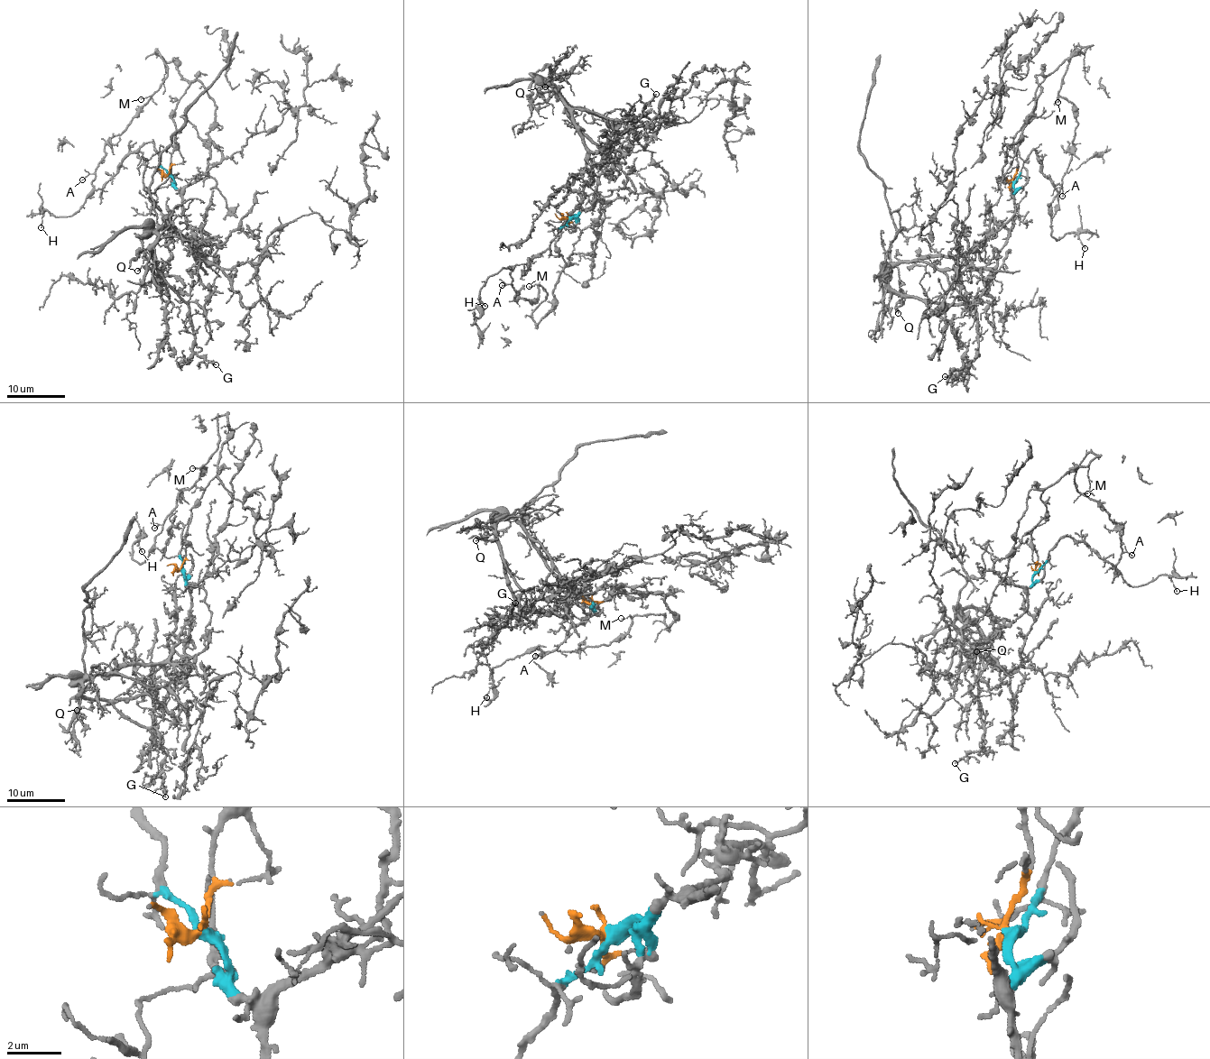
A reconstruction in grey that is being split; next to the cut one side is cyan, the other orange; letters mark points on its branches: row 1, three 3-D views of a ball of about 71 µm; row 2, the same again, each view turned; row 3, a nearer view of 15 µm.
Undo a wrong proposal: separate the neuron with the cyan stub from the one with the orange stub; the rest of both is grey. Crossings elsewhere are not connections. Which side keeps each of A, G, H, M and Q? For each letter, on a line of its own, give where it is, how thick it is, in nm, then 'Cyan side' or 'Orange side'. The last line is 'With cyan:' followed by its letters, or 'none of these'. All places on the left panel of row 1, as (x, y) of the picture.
A: Place: (82, 179). Thickness 100 nm. Orange side
G: Place: (216, 364). Thickness 240 nm. Cyan side
H: Place: (41, 227). Thickness 130 nm. Orange side
M: Place: (141, 99). Thickness 110 nm. Orange side
Q: Place: (137, 271). Thickness 180 nm. Cyan side
With cyan: G, Q

